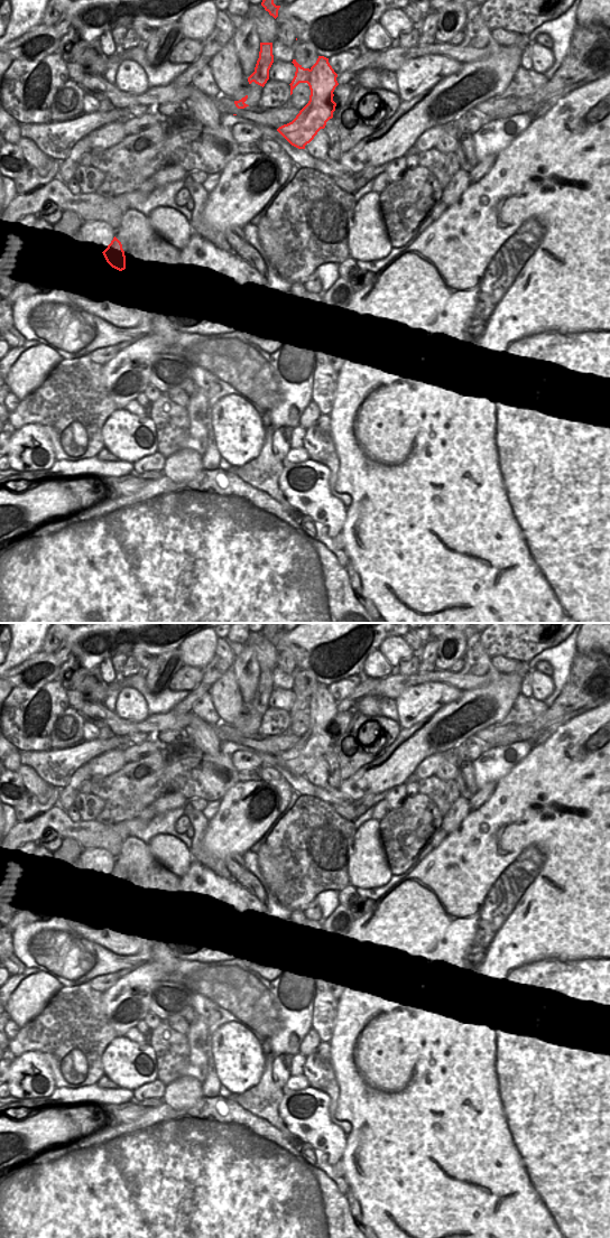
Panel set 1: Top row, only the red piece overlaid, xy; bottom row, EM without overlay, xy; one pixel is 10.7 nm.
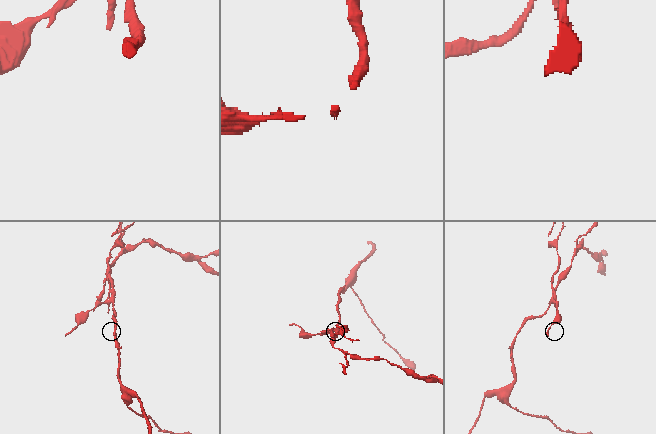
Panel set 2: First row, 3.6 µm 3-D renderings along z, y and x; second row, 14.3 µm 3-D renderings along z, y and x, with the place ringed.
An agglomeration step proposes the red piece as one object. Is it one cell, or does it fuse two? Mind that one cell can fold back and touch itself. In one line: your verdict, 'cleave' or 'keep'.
cleave

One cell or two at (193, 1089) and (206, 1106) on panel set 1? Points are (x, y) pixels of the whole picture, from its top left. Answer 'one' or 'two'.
two

